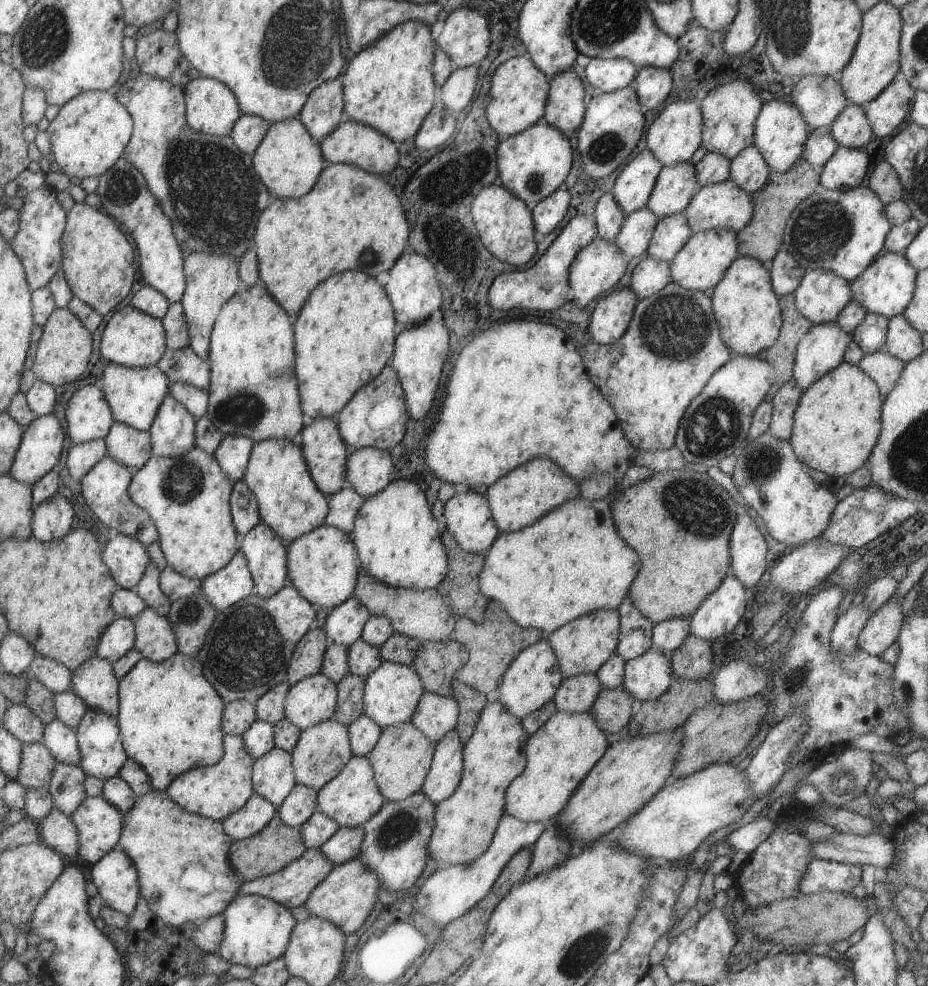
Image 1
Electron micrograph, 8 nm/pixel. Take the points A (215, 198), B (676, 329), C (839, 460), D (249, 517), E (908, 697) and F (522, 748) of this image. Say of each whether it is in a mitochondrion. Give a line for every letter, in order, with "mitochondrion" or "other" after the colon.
A: mitochondrion
B: mitochondrion
C: other
D: other
E: mitochondrion
F: other

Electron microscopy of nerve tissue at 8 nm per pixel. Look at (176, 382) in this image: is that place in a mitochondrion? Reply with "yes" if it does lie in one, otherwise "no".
no

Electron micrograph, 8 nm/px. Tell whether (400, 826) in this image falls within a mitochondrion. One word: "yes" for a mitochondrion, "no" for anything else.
yes

